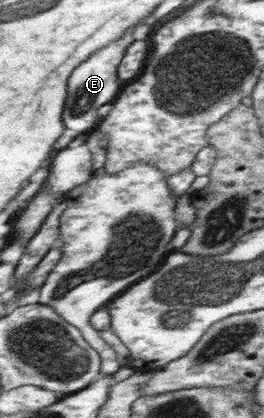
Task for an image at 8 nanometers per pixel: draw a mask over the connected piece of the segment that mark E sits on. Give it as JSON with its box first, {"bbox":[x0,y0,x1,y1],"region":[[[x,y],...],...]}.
{"bbox":[65,25,140,133],"region":[[[136,25],[136,27],[132,27],[132,29],[128,29],[126,33],[128,33],[128,37],[124,37],[124,41],[120,41],[120,43],[116,43],[116,45],[108,45],[102,53],[96,53],[94,57],[92,57],[92,61],[86,61],[80,69],[76,69],[74,75],[72,75],[72,89],[70,89],[70,101],[68,101],[68,107],[66,107],[65,117],[66,124],[68,129],[76,129],[76,131],[80,131],[80,133],[85,133],[86,131],[94,131],[98,125],[101,125],[104,118],[100,116],[100,107],[104,107],[104,105],[108,105],[108,103],[114,103],[117,97],[120,95],[120,89],[122,89],[122,83],[120,83],[120,74],[119,69],[124,61],[124,55],[126,55],[126,51],[128,51],[128,47],[134,43],[134,39],[136,39],[136,28],[140,25]]]}

